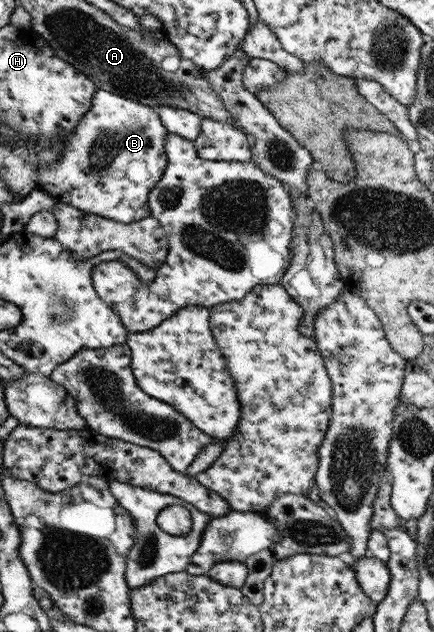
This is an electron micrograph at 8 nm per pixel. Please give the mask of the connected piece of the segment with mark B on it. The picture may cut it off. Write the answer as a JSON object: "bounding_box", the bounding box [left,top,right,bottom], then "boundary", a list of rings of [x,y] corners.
{"bounding_box":[38,90,168,223],"boundary":[[[97,90],[92,99],[92,110],[81,119],[75,133],[67,139],[67,145],[60,155],[60,161],[42,165],[38,169],[38,189],[53,196],[56,202],[73,204],[86,212],[93,212],[121,223],[139,222],[149,217],[151,207],[148,198],[152,187],[164,175],[167,169],[167,135],[168,128],[160,119],[157,108],[137,103],[123,95],[111,91]]]}

